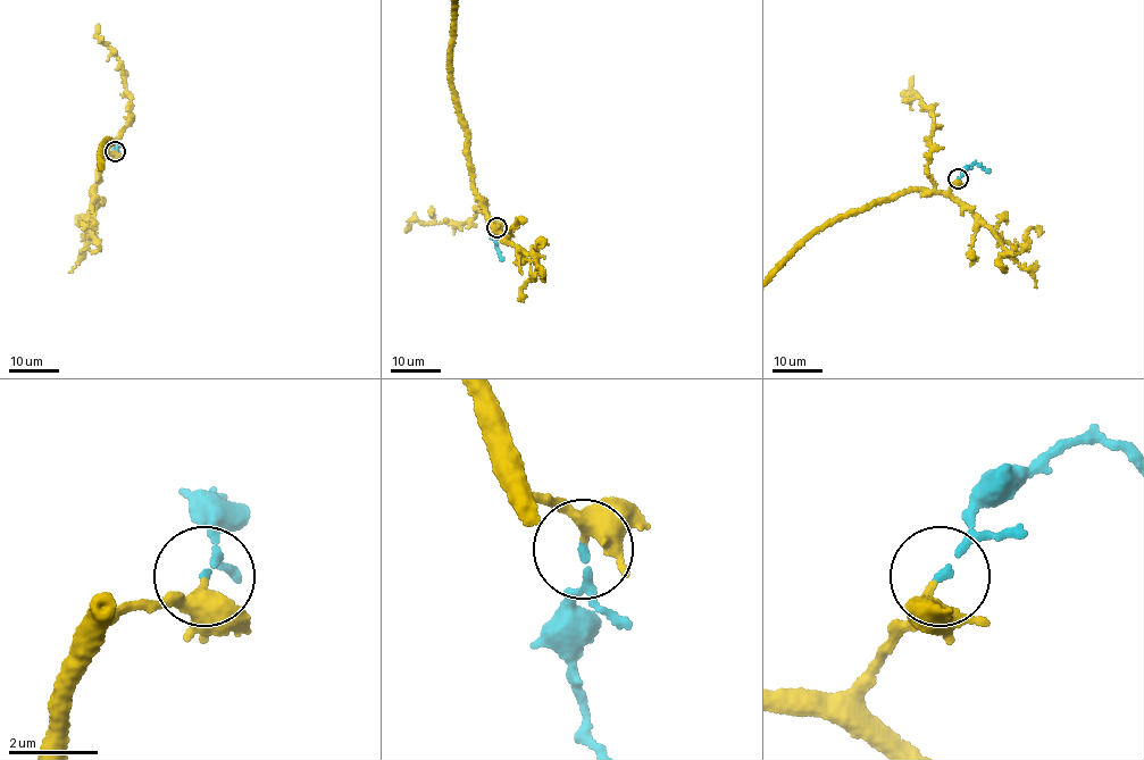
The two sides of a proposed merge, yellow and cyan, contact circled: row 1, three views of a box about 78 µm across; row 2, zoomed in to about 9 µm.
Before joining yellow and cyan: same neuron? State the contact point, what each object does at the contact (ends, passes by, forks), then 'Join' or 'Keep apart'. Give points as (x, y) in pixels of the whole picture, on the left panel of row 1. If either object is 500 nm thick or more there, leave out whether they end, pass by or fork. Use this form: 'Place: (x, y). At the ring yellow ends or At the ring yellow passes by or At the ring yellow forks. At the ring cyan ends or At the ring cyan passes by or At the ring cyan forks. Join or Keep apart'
Place: (115, 151). At the ring yellow passes by. At the ring cyan ends. Join

